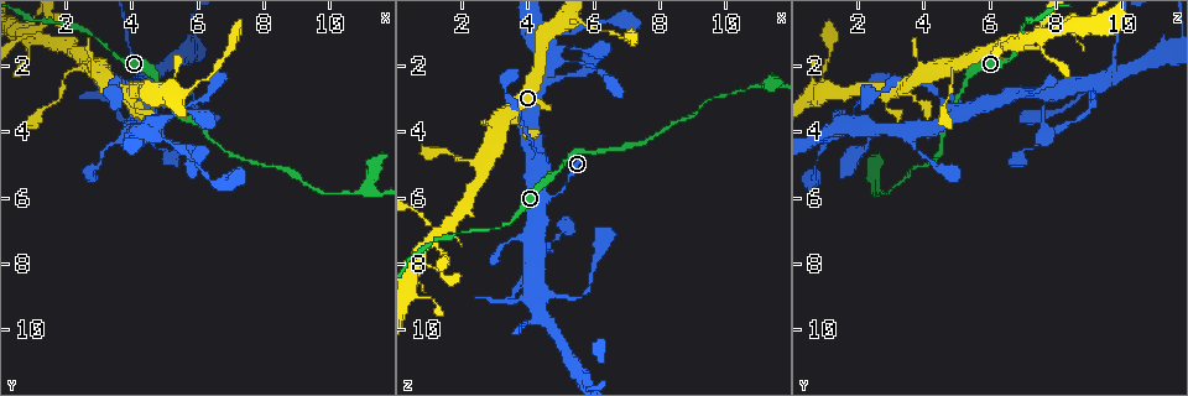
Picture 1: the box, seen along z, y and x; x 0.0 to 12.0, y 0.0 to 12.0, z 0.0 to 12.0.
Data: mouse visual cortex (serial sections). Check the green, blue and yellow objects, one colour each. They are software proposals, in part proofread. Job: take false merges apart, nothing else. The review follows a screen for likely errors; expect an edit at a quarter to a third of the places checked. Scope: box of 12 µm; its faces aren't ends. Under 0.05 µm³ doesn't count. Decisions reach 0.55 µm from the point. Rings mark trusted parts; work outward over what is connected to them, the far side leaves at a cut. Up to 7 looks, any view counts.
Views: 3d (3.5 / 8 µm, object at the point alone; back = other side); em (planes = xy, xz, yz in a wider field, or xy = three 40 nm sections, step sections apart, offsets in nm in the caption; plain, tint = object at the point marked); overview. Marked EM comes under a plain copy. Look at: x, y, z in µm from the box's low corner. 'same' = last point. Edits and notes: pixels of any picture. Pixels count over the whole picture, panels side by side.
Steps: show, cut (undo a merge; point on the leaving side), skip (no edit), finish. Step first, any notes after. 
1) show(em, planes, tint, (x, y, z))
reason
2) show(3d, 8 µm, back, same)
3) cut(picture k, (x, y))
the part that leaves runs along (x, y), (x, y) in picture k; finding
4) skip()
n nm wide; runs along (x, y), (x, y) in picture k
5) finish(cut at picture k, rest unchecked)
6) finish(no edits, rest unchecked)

show(3d, 3.5 µm, back, (4.3, 3.2, 4.7))
small branch off a trunk

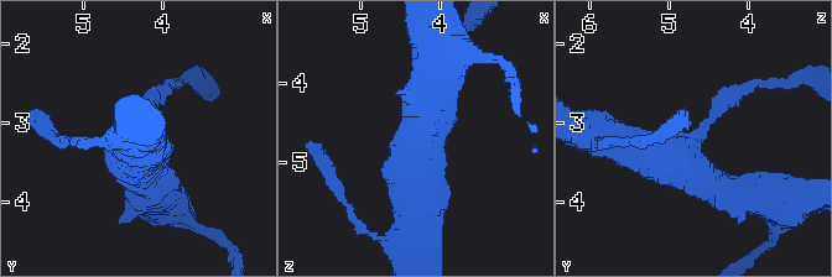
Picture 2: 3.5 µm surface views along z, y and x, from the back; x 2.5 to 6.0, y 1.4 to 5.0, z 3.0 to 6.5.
show(em, xy, step 3, tint, same)

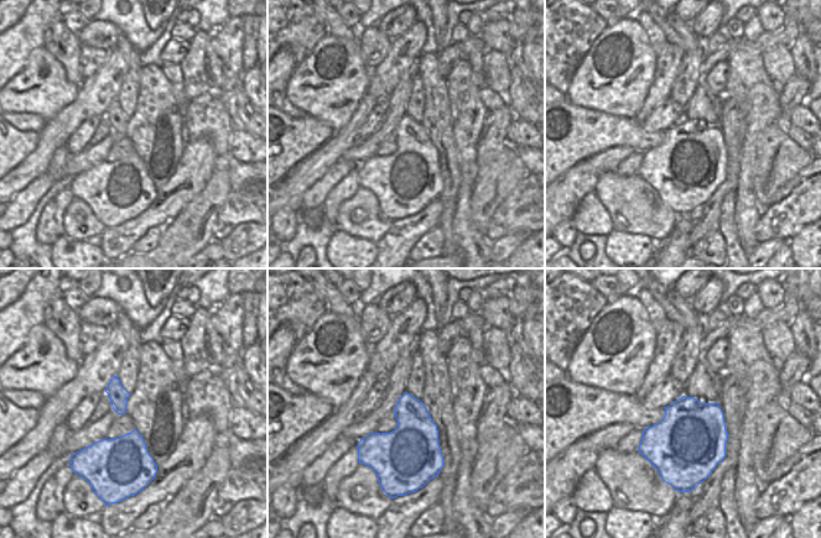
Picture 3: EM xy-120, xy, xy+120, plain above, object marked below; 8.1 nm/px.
skip()
3 arms; runs along (598, 137), (677, 160), (740, 194) in picture 2; one cell here

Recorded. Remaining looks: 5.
show(3d, 3.5 µm, (4.0, 2.7, 9.0))
four-way junction

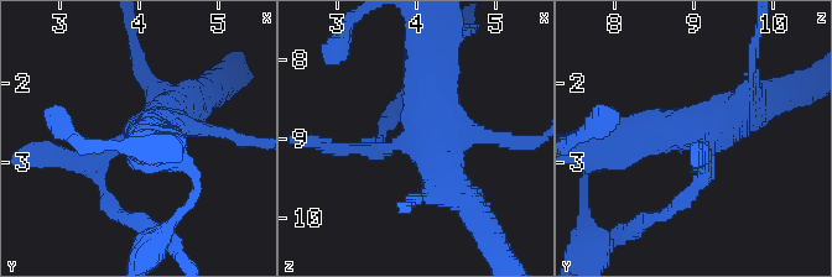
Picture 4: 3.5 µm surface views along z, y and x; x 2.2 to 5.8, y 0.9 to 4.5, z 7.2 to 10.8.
show(em, xy, step 2, tint, (3.95, 2.65, 9.00))

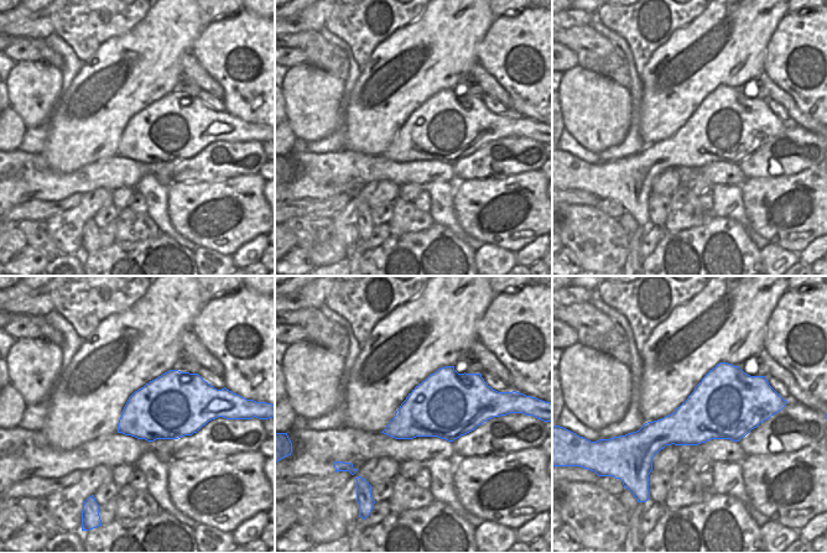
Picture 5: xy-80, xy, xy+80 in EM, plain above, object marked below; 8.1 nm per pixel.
skip()
4 arms; arms of 200, 200, 450, 600 nm; runs along (606, 146), (711, 127), (748, 105) in picture 4; one cell here

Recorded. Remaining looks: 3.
show(3d, 3.5 µm, (5.6, 1.4, 11.4))
calibre changes

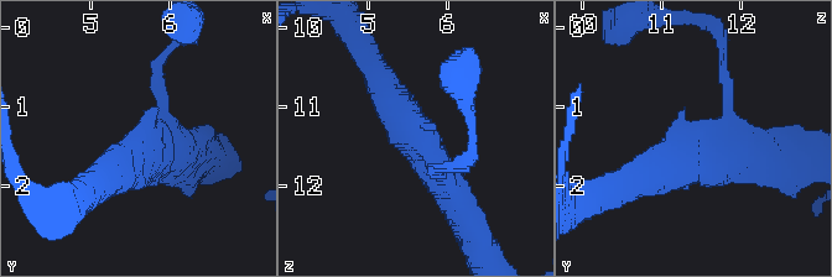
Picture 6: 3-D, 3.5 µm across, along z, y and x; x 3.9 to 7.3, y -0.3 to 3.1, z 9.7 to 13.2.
show(em, xy, step 1, tint, (5.65, 1.45, 11.35))
arms of 200, 450 nm; shape alone is not enough

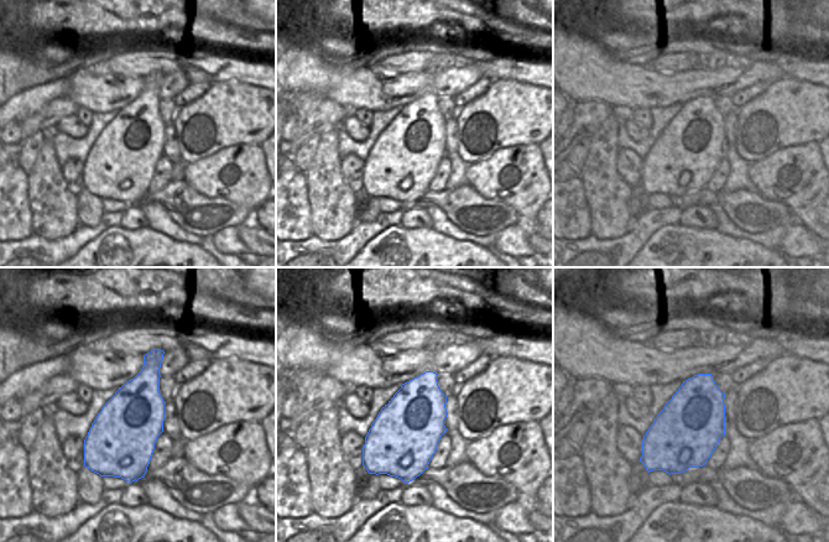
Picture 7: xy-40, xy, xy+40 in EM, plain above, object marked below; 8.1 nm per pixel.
skip()
runs along (107, 177), (138, 162), (156, 105) in picture 6; one cell here

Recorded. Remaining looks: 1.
finish(no edits, rest unchecked)

